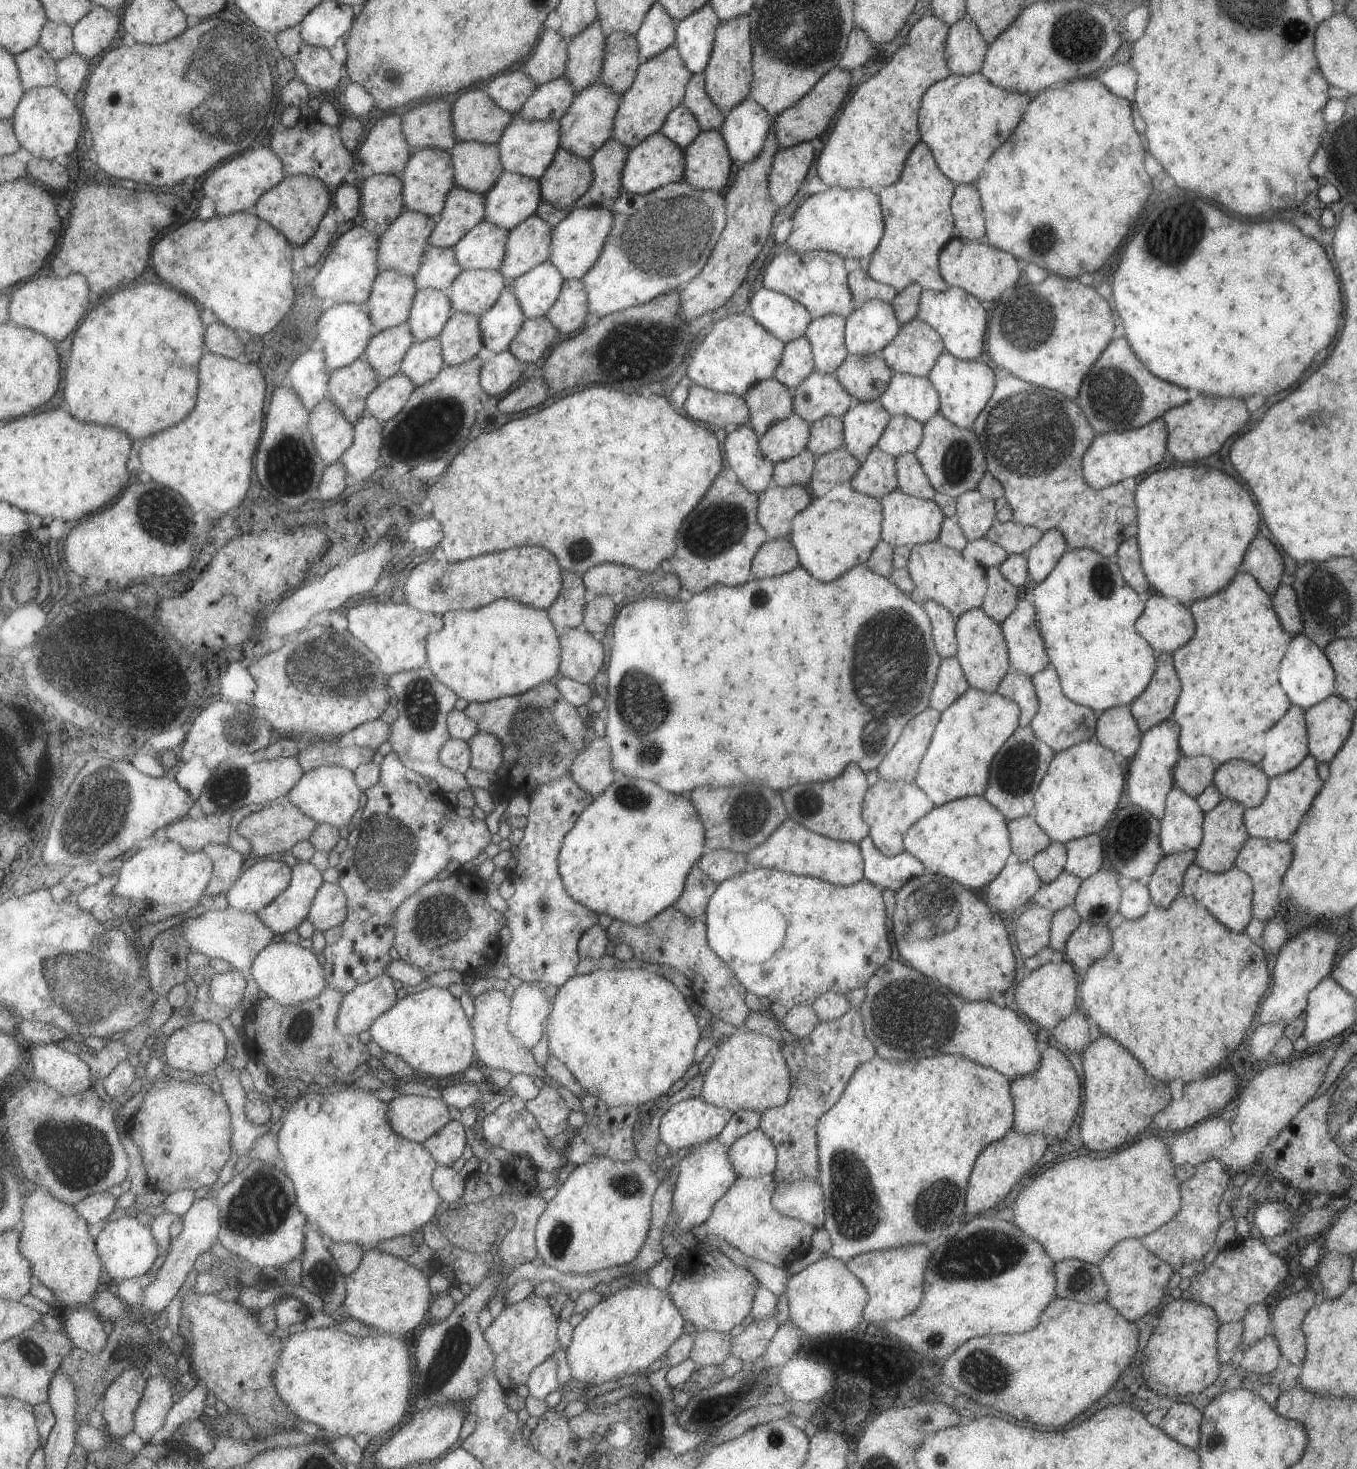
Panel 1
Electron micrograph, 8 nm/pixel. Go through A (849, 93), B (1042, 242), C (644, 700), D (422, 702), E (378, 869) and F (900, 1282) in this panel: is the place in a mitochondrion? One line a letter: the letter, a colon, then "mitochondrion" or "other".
A: other
B: mitochondrion
C: mitochondrion
D: mitochondrion
E: mitochondrion
F: other

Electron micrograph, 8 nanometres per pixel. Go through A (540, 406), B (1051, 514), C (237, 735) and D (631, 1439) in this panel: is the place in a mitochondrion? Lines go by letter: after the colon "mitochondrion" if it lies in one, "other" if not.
A: other
B: other
C: mitochondrion
D: other

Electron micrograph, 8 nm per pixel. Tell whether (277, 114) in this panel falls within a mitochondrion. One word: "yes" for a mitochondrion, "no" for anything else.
yes

